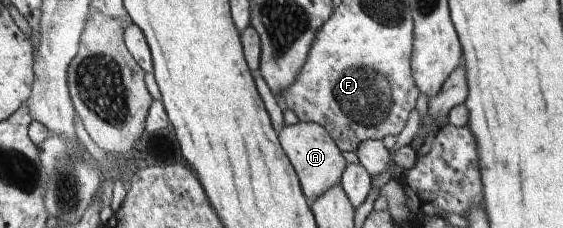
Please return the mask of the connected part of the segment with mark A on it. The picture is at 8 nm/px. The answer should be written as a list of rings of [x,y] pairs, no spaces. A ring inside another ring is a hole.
[[[300,121],[293,126],[285,125],[280,135],[285,154],[297,171],[297,175],[300,176],[301,188],[307,200],[312,202],[322,194],[326,194],[326,190],[341,184],[342,174],[345,173],[348,163],[344,159],[343,152],[334,142],[334,138],[324,127],[314,122]]]

